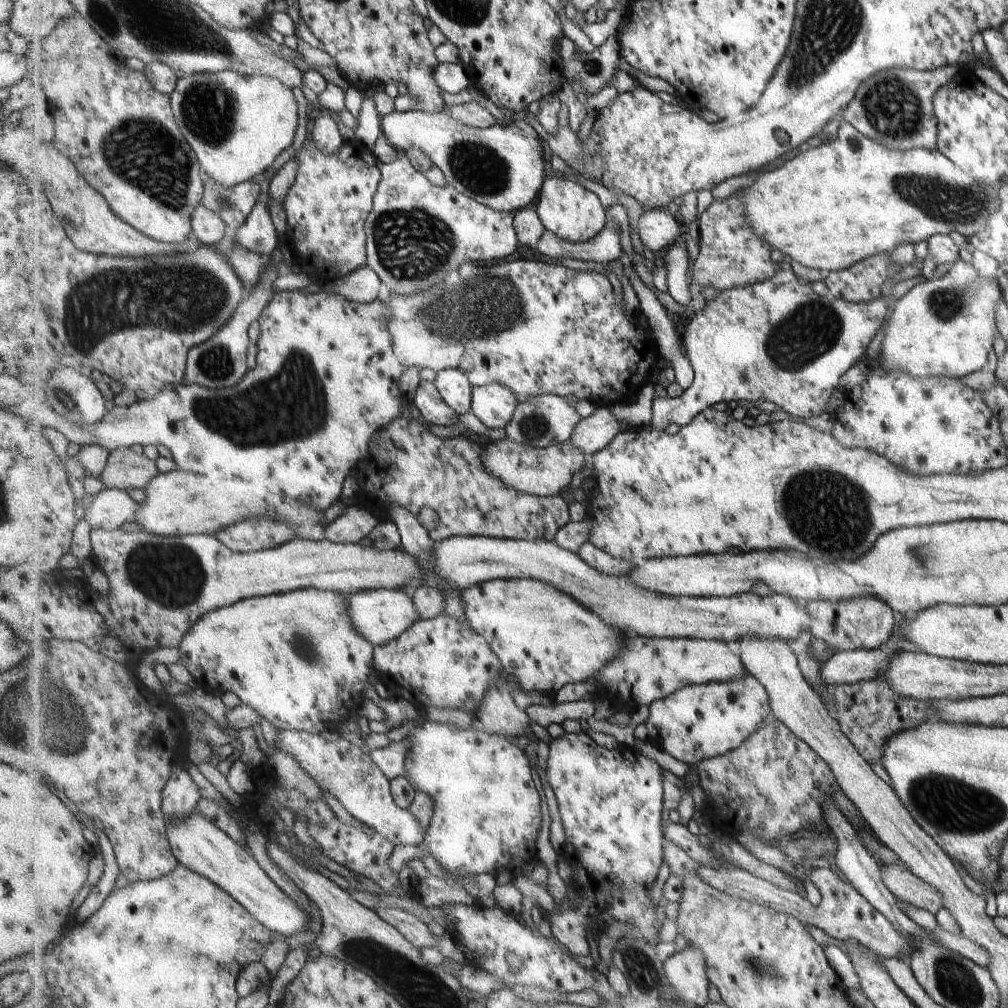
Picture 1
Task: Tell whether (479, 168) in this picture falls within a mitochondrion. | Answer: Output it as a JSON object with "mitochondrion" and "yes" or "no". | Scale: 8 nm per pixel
{"mitochondrion":"yes"}

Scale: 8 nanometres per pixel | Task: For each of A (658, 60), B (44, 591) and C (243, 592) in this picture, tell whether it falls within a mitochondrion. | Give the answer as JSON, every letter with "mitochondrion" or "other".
{"A":"other","B":"other","C":"other"}

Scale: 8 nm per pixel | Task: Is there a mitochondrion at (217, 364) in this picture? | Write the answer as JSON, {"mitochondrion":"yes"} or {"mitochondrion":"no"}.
{"mitochondrion":"yes"}

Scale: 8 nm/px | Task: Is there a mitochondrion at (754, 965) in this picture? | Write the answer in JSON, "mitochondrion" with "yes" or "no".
{"mitochondrion":"yes"}

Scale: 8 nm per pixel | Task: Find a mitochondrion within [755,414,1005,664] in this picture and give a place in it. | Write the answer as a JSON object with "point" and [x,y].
{"point":[836,518]}

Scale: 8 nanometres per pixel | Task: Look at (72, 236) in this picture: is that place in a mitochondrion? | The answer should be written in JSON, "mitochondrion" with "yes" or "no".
{"mitochondrion":"no"}

